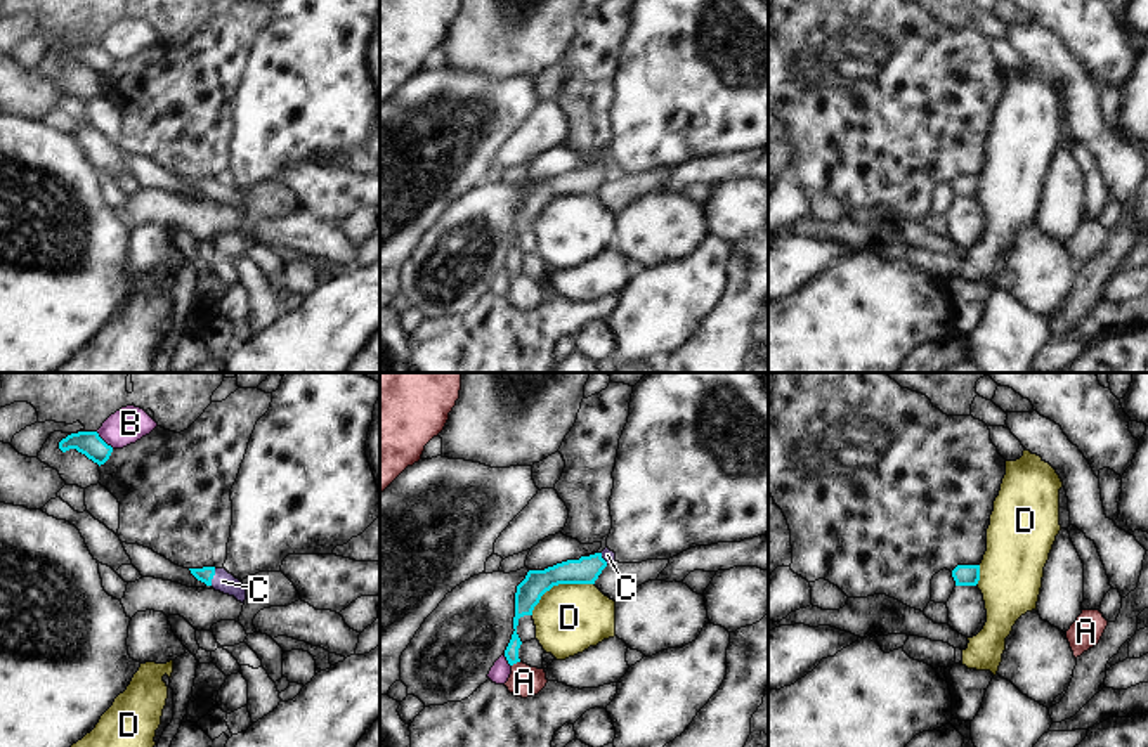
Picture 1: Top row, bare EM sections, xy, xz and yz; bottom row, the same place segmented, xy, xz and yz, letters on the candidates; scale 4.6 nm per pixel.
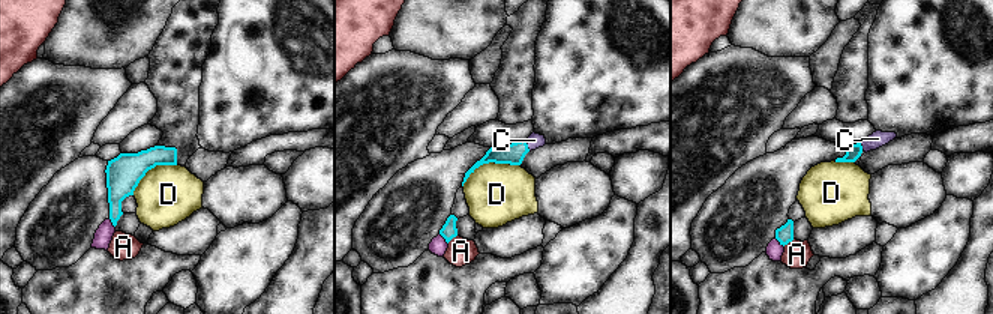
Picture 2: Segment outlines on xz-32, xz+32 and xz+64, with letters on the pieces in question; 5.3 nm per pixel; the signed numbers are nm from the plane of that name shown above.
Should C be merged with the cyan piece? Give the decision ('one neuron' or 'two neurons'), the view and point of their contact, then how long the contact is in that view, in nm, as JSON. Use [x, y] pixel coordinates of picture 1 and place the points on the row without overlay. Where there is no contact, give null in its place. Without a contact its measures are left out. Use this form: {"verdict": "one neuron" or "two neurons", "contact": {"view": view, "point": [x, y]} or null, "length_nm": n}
{"verdict": "one neuron", "contact": {"view": "xy", "point": [212, 189]}, "length_nm": 80}

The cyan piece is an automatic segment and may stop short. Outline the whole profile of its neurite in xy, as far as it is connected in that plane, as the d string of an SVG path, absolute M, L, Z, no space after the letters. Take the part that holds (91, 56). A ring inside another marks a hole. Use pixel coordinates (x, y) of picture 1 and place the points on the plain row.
M78 43L71 45L66 50L59 54L59 61L62 64L69 61L76 61L78 64L85 66L88 71L97 75L99 78L104 76L111 64L113 59L108 57L97 43Z

